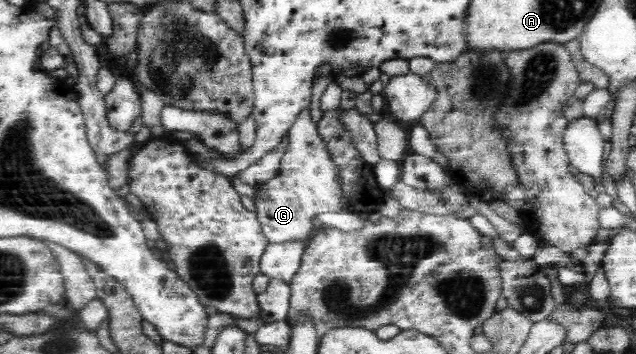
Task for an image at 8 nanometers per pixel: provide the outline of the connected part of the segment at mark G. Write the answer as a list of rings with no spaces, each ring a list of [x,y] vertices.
[[[310,108],[297,114],[288,130],[289,146],[279,163],[277,177],[255,187],[255,216],[269,243],[309,240],[315,232],[312,220],[323,212],[341,211],[341,187],[327,147],[323,145],[317,124],[311,121]]]

